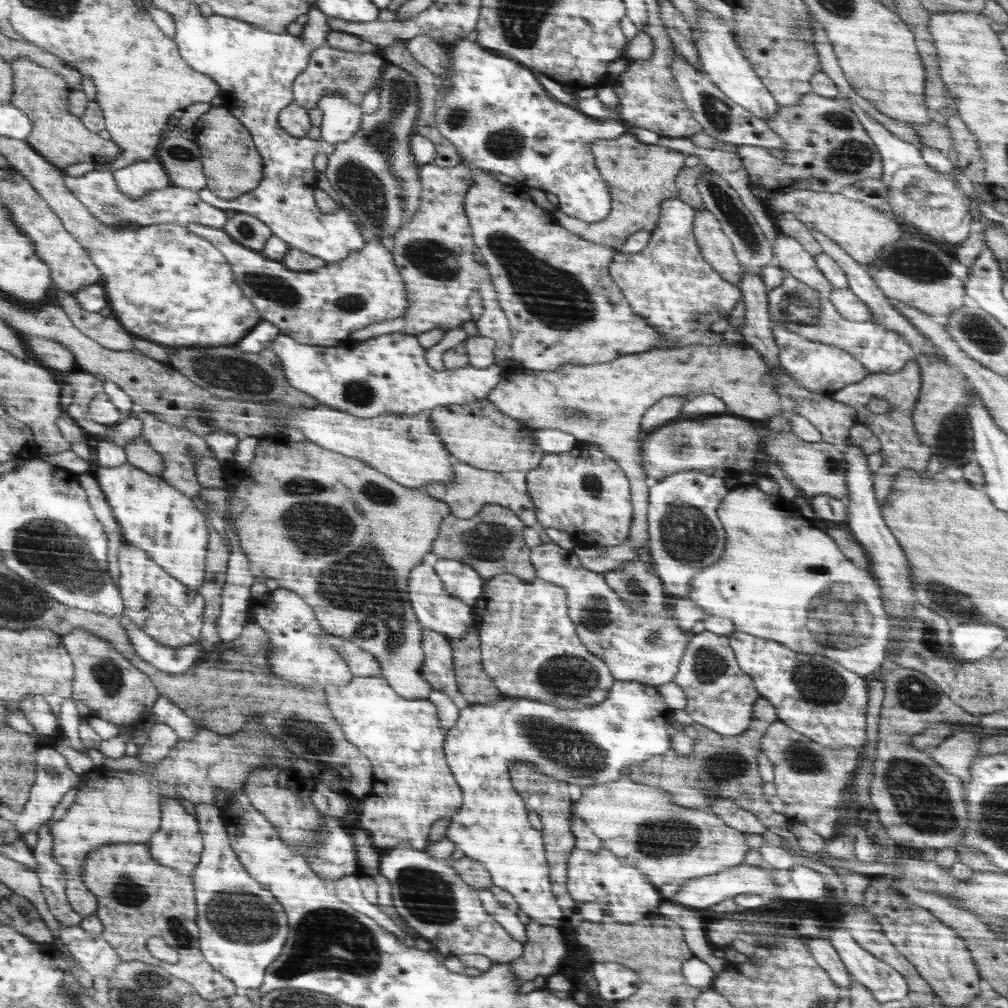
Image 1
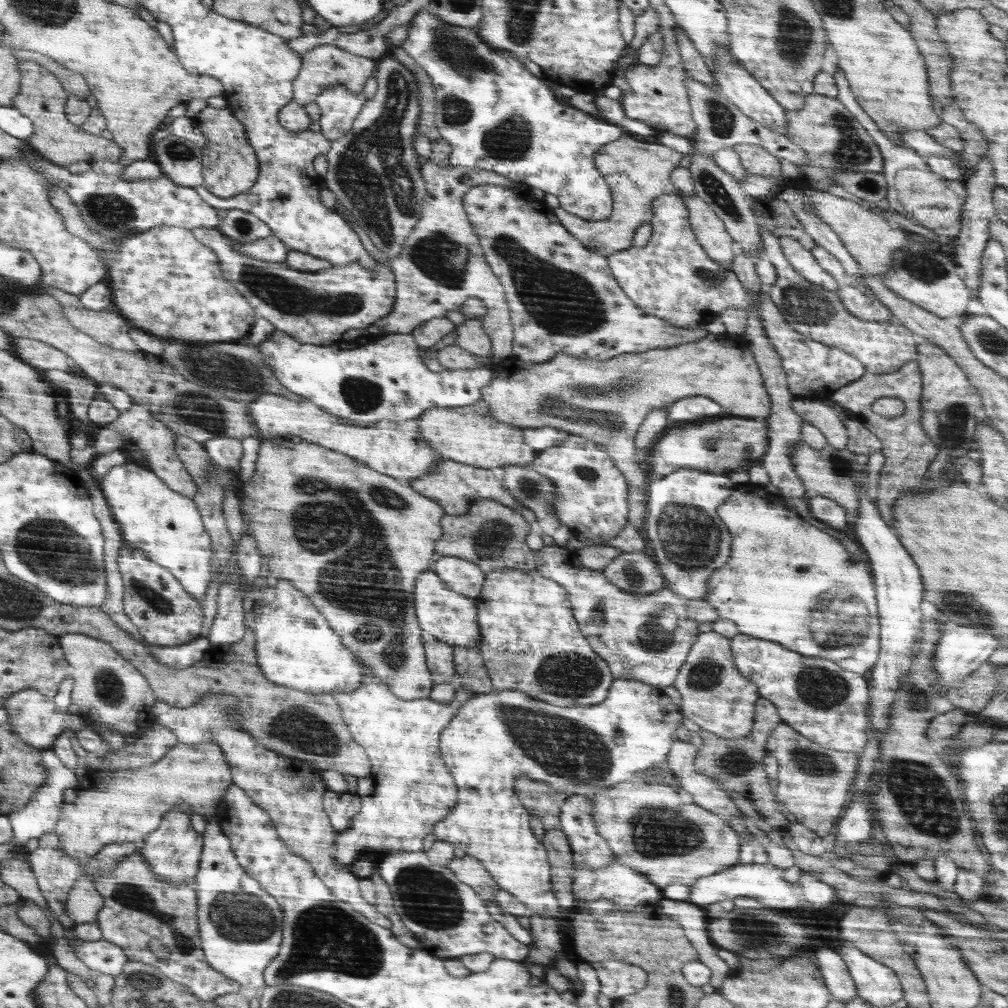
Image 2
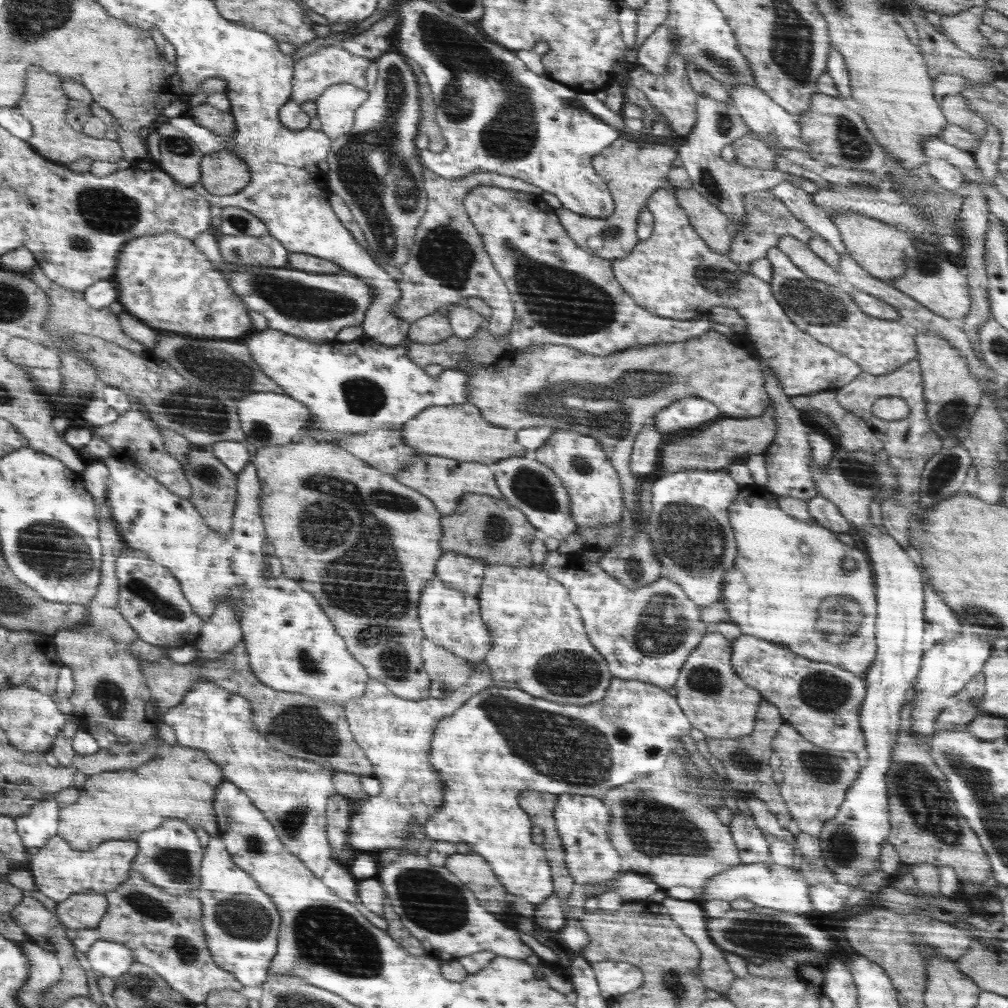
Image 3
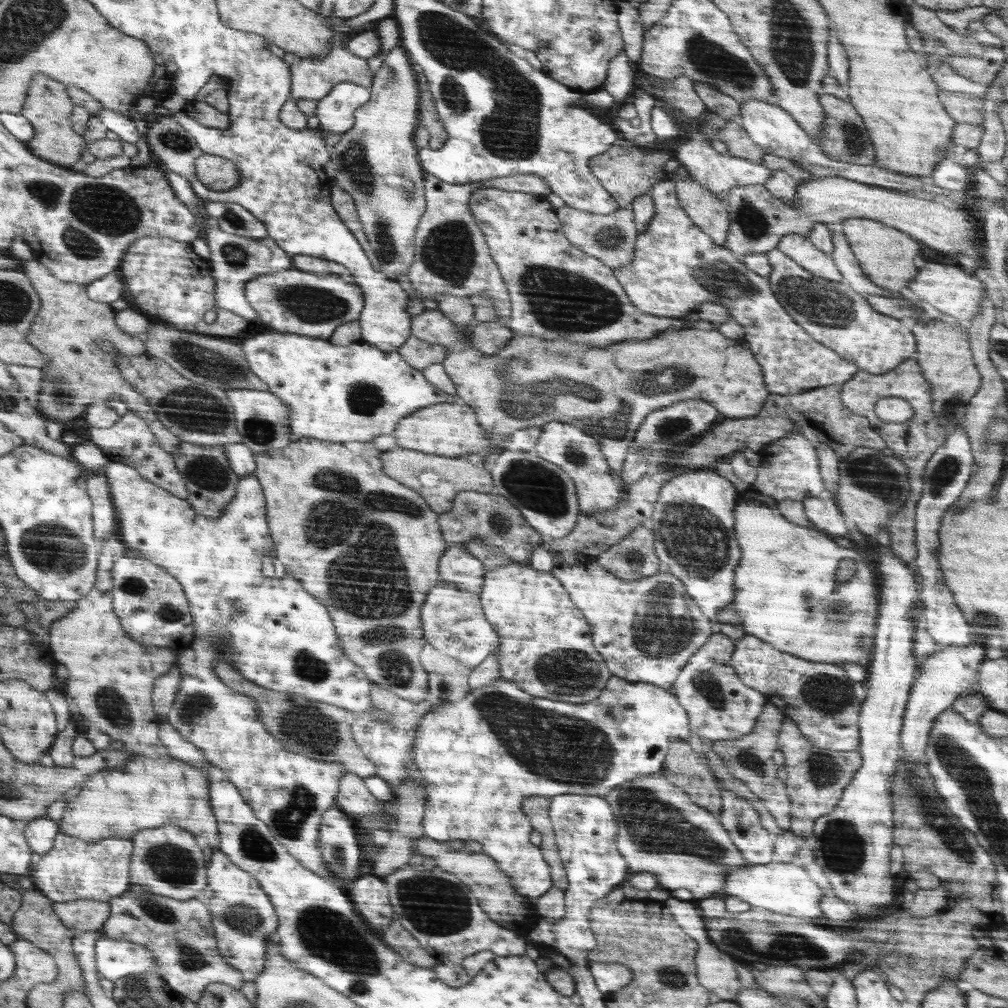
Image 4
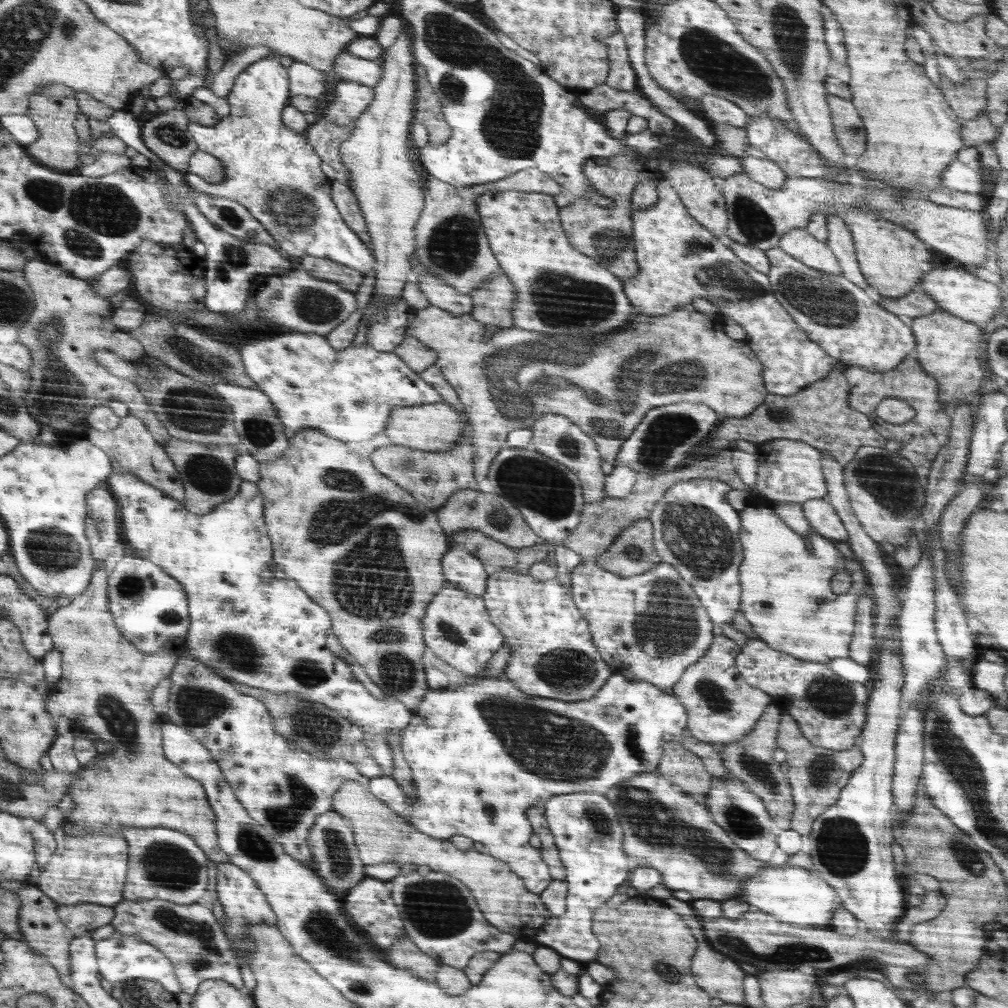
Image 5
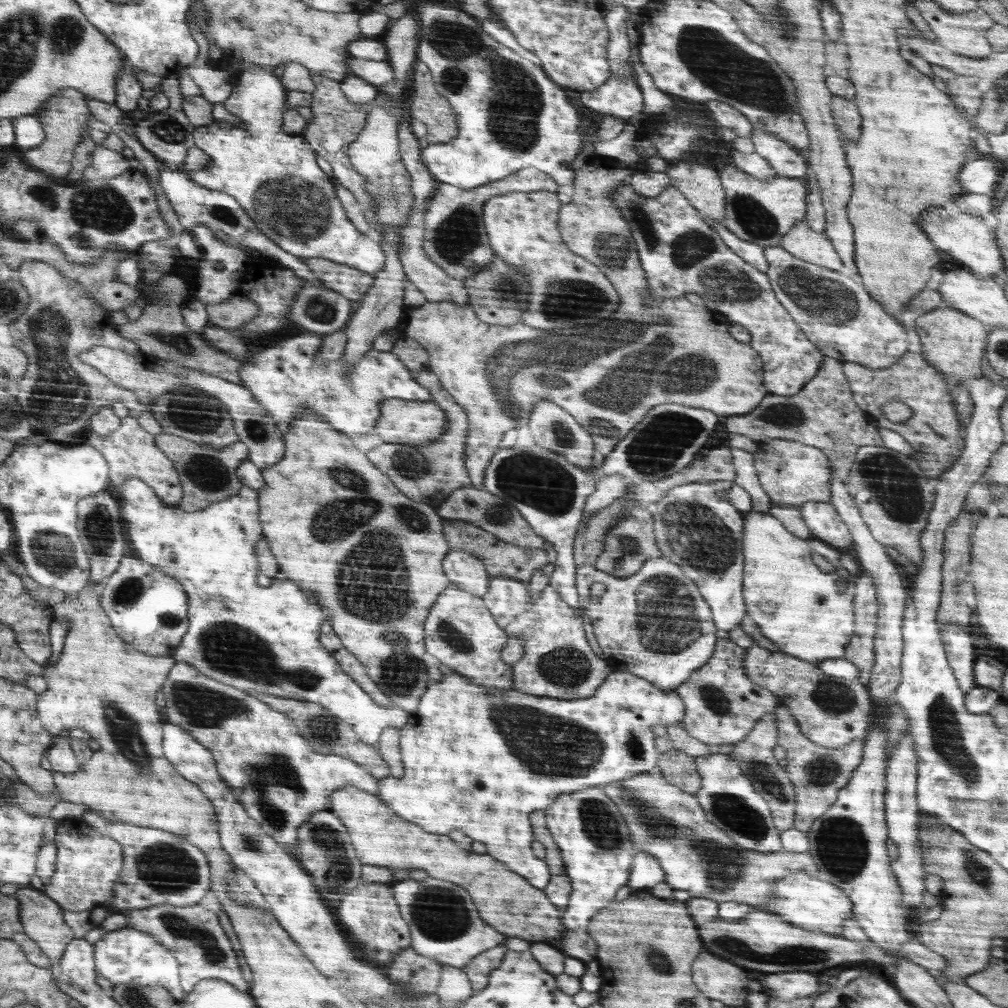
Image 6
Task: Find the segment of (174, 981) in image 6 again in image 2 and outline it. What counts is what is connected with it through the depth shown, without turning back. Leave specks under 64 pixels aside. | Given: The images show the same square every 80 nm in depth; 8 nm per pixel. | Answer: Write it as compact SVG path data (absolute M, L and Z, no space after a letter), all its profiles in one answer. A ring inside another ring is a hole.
M102 938L92 942L78 942L73 951L88 968L94 968L102 974L118 976L128 962L122 947Z

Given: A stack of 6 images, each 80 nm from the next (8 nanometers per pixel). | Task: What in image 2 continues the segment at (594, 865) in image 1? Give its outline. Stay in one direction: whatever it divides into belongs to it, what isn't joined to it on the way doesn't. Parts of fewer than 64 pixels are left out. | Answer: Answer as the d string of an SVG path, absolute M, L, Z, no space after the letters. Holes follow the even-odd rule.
M610 861L608 867L600 869L584 869L584 867L573 867L573 896L577 899L587 901L598 898L610 898L618 910L638 910L636 906L644 906L648 902L660 900L660 888L654 886L644 874L634 872L632 868L619 862Z

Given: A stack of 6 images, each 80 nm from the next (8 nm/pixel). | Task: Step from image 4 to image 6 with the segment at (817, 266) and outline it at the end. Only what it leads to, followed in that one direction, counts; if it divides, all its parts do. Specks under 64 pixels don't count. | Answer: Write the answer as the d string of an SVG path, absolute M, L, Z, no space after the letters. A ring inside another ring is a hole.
M802 220L784 236L779 244L802 260L839 271L843 267L838 252L824 233L814 232Z

